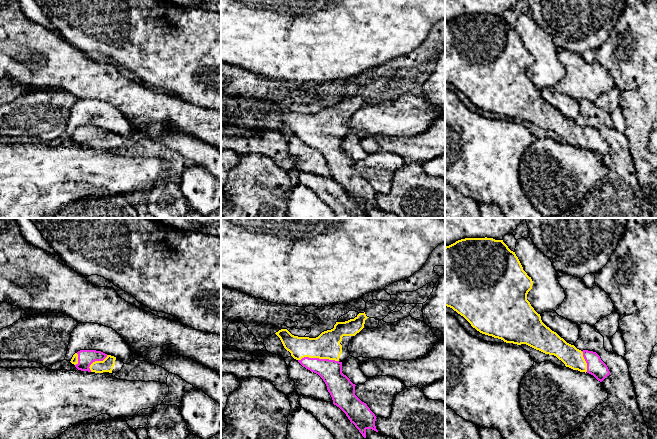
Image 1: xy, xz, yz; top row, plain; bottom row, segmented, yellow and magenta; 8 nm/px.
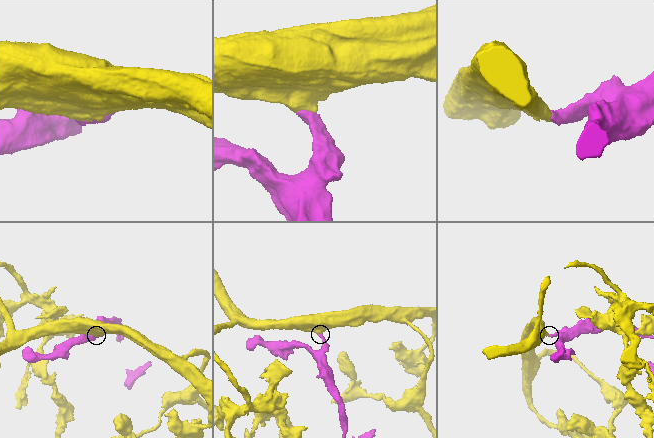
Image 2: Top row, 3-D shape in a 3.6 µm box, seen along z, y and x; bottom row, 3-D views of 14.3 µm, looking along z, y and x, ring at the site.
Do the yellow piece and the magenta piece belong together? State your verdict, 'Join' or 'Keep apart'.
Join

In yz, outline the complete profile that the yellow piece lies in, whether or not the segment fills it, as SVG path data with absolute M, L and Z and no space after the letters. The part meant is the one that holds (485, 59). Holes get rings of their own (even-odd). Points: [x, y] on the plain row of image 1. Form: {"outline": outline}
{"outline": "M487 13L465 14L445 23L445 82L463 92L482 110L501 115L506 119L526 120L545 130L554 131L566 143L587 148L602 158L610 150L607 141L596 128L577 125L542 98L540 90L527 76L527 70L532 65L532 61L531 53L523 46L515 28L511 27L503 16Z"}

